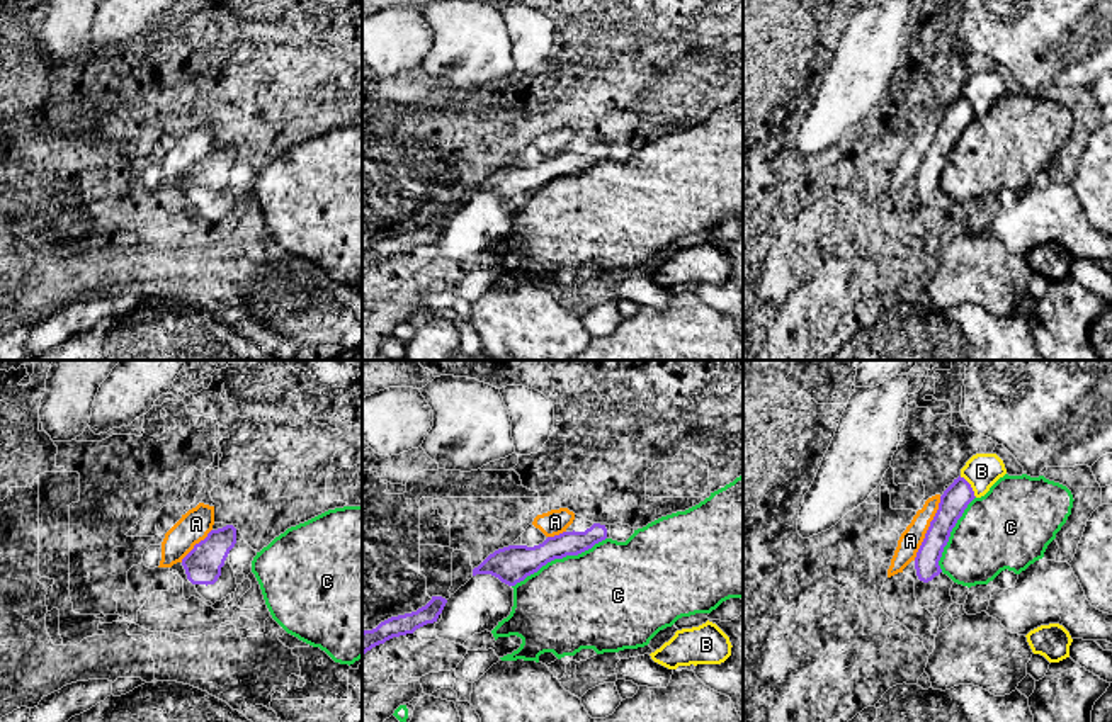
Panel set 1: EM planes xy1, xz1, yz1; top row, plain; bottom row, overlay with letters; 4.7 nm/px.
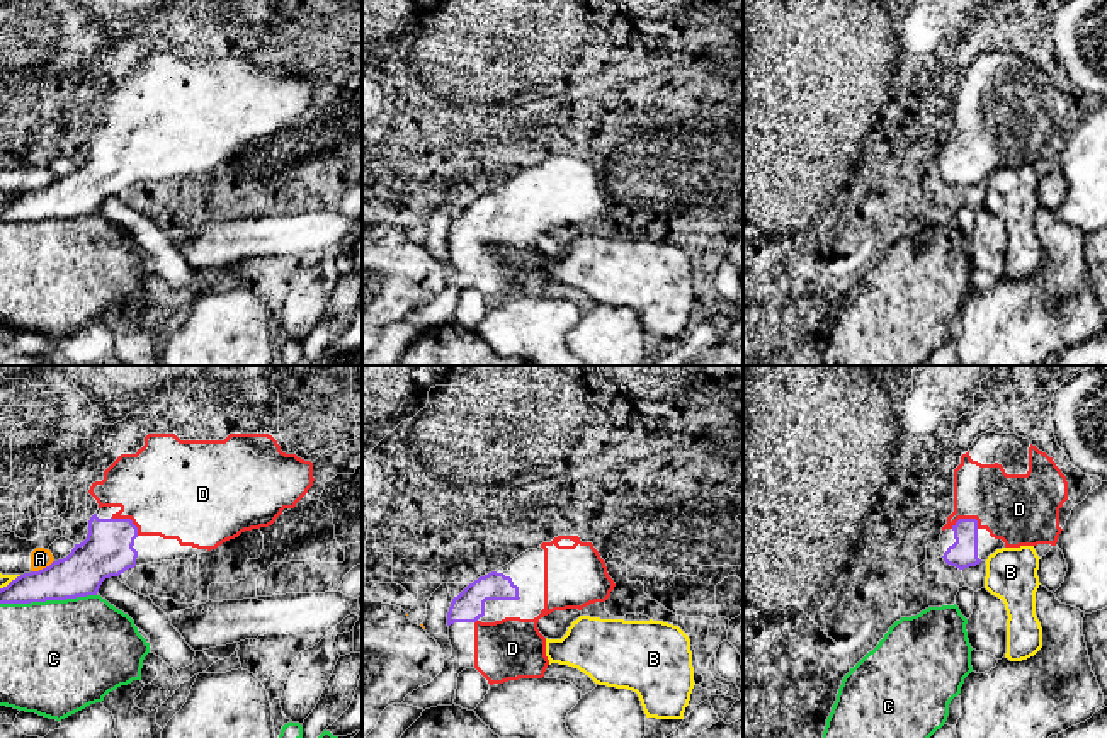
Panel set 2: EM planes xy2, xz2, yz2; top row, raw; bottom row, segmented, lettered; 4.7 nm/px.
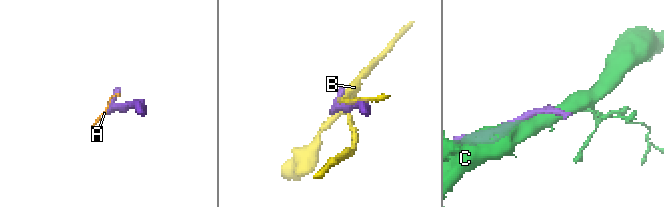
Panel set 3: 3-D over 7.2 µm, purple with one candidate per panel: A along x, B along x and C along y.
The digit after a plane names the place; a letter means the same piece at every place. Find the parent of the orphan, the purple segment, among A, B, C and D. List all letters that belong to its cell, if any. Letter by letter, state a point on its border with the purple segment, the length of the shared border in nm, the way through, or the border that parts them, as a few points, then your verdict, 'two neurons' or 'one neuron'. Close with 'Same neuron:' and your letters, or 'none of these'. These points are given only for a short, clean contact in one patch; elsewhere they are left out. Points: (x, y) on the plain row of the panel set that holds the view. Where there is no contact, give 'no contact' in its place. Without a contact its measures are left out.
A: contact yz1 (929, 148); length 340 nm; two neurons
B: contact yz1 (970, 106); length 130 nm; two neurons
C: contact xy2 (48, 218); length 460 nm; two neurons
D: contact yz2 (965, 138); length 140 nm; way yz2 (963, 172), (965, 138), (975, 128), (1016, 128); one neuron
Same neuron: D

